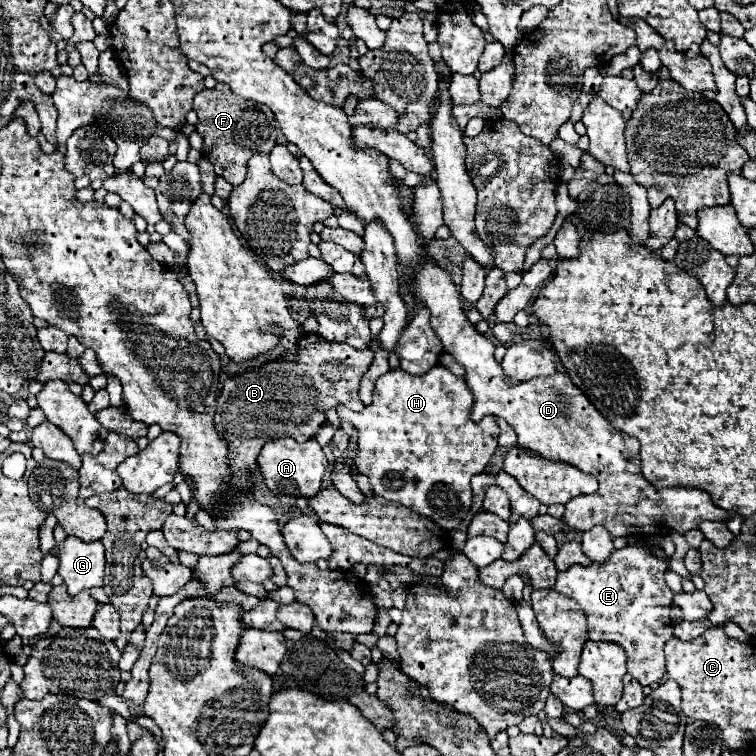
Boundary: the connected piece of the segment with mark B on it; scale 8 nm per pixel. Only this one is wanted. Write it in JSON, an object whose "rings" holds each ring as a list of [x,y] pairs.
{"rings":[[[304,334],[298,342],[296,352],[288,352],[284,358],[276,362],[268,362],[258,370],[244,372],[242,376],[226,380],[216,404],[214,422],[216,422],[216,430],[228,440],[230,468],[234,472],[234,488],[242,488],[248,492],[248,480],[254,478],[256,458],[262,446],[266,444],[266,440],[288,436],[288,438],[294,438],[296,442],[306,442],[314,438],[314,434],[326,422],[326,416],[324,416],[326,408],[336,408],[338,404],[342,404],[342,406],[348,406],[350,410],[362,410],[364,404],[358,396],[358,388],[364,372],[372,364],[372,358],[374,358],[374,352],[370,348],[356,350],[356,348],[350,348],[348,344],[334,344],[334,342],[322,340],[322,336],[318,334]]]}

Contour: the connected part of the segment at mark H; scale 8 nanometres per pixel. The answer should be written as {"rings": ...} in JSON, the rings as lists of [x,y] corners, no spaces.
{"rings":[[[434,366],[430,372],[422,374],[422,376],[410,376],[408,372],[404,370],[390,370],[388,374],[384,374],[382,378],[378,378],[376,382],[376,388],[374,388],[374,400],[370,406],[366,406],[362,412],[350,412],[350,422],[354,424],[354,428],[358,430],[358,460],[356,460],[356,470],[364,476],[370,478],[370,484],[372,484],[372,490],[374,494],[378,496],[384,496],[386,500],[394,500],[410,510],[414,510],[416,514],[420,516],[426,516],[426,518],[432,518],[440,528],[444,530],[456,530],[456,526],[462,522],[464,514],[470,510],[472,506],[472,490],[470,490],[470,478],[474,474],[480,474],[484,472],[486,464],[490,462],[496,446],[498,446],[498,426],[496,426],[496,420],[494,418],[482,418],[478,424],[470,420],[470,408],[472,408],[472,392],[470,388],[466,386],[464,378],[458,378],[454,376],[448,368],[444,366]]]}

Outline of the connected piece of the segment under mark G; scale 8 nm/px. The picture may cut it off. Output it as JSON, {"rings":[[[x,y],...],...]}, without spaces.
{"rings":[[[66,538],[62,544],[56,544],[52,552],[60,560],[58,574],[64,578],[70,596],[94,586],[102,586],[106,560],[100,540],[86,544],[78,538]]]}

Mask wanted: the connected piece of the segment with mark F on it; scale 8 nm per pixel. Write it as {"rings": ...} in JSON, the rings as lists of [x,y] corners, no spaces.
{"rings":[[[216,84],[212,90],[202,90],[194,98],[194,112],[198,114],[196,130],[204,138],[202,154],[216,168],[216,174],[238,186],[246,176],[246,162],[254,154],[268,154],[276,146],[278,122],[274,114],[258,102],[244,100],[234,94],[226,84]]]}

